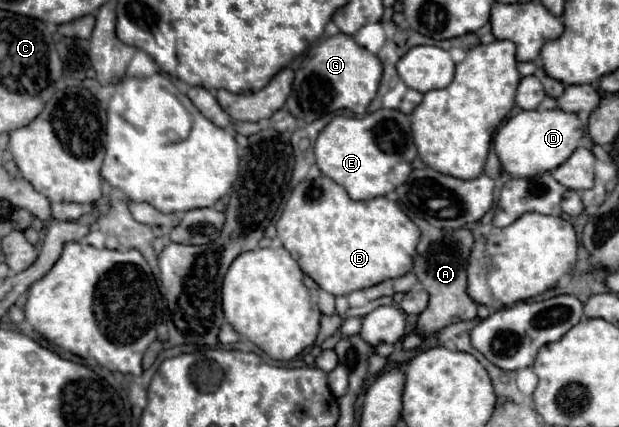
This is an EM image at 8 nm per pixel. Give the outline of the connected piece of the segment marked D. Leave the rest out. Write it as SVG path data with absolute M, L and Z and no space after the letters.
M534 109L520 111L510 117L494 137L494 149L506 173L514 175L538 175L538 171L552 171L558 163L564 163L584 137L582 121L576 113L566 113L562 109Z

